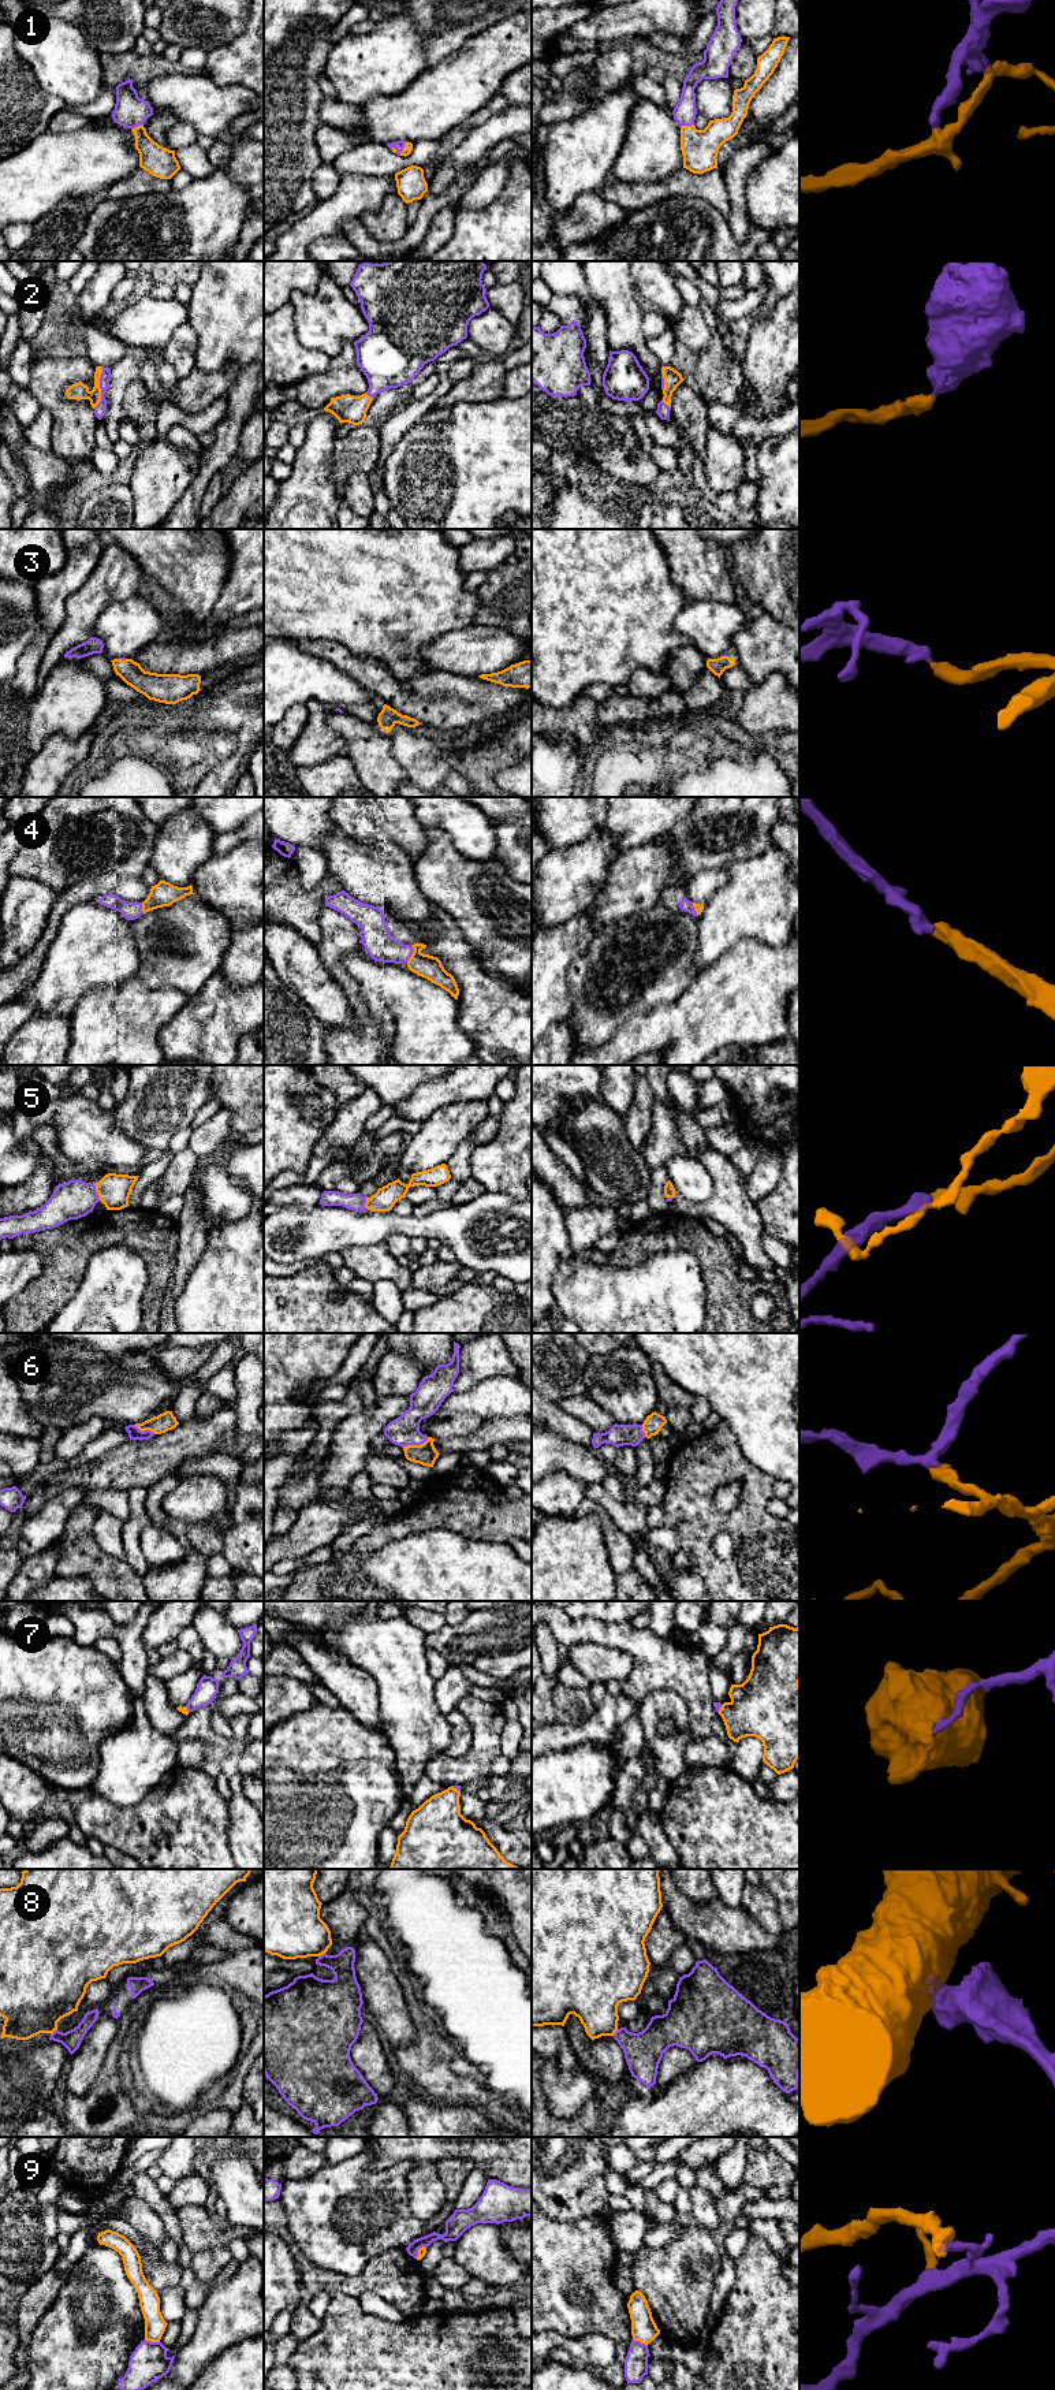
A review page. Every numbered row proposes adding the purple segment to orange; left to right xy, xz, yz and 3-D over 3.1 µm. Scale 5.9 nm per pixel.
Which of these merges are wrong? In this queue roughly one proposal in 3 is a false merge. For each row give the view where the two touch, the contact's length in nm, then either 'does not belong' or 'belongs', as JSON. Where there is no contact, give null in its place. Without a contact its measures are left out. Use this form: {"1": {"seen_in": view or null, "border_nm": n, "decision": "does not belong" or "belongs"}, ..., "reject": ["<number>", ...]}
{"1": {"seen_in": "xz", "border_nm": 90, "decision": "belongs"}, "2": {"seen_in": "xy", "border_nm": 240, "decision": "belongs"}, "3": {"seen_in": "xy", "border_nm": 40, "decision": "belongs"}, "4": {"seen_in": "xz", "border_nm": 110, "decision": "belongs"}, "5": {"seen_in": "xy", "border_nm": 100, "decision": "belongs"}, "6": {"seen_in": "xz", "border_nm": 170, "decision": "belongs"}, "7": {"seen_in": "xz", "border_nm": 70, "decision": "does not belong"}, "8": {"seen_in": "xy", "border_nm": 50, "decision": "does not belong"}, "9": {"seen_in": "xy", "border_nm": 90, "decision": "does not belong"}, "reject": ["7", "8", "9"]}

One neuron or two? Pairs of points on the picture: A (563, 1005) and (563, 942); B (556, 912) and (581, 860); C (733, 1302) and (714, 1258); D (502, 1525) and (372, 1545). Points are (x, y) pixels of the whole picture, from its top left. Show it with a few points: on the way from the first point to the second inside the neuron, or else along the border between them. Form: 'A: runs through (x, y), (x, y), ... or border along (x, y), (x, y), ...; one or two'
A: runs through (558, 990), (558, 957); one
B: runs through (556, 900), (566, 882), (576, 873); one
C: runs through (726, 1291), (719, 1269); one
D: runs through (469, 1515), (421, 1515), (405, 1522); one

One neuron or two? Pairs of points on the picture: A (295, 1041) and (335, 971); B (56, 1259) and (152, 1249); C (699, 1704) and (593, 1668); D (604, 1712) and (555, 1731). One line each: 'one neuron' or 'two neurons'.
A: two neurons
B: one neuron
C: two neurons
D: one neuron

